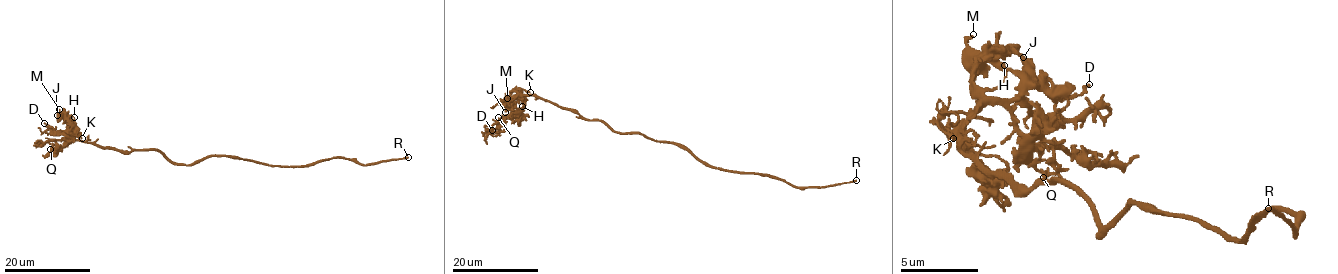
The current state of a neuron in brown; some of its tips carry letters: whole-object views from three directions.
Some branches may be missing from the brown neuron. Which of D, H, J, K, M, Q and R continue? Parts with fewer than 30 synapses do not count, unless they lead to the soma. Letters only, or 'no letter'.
no letter

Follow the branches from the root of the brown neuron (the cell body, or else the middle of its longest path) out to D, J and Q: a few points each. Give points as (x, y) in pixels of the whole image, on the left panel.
D: (205, 158), (191, 165), (174, 165), (155, 150), (103, 149), (74, 140), (70, 129), (56, 131), (44, 123)
J: (205, 158), (191, 165), (174, 165), (155, 150), (103, 149), (75, 140), (74, 127), (61, 114), (57, 115)
Q: (205, 158), (191, 165), (174, 165), (155, 150), (124, 152), (73, 138), (56, 140), (55, 146), (50, 149)

